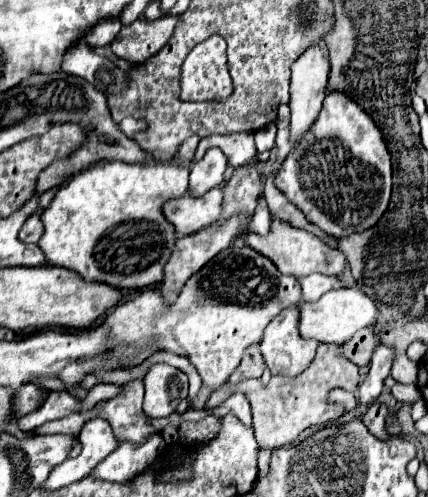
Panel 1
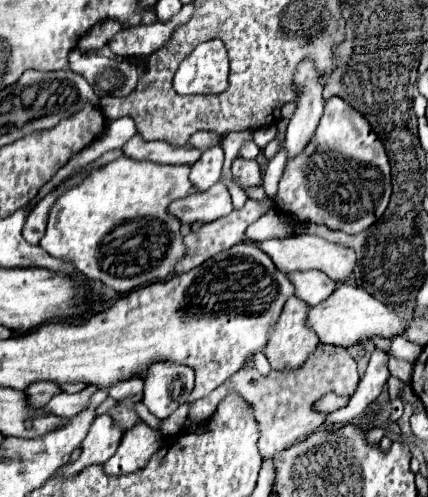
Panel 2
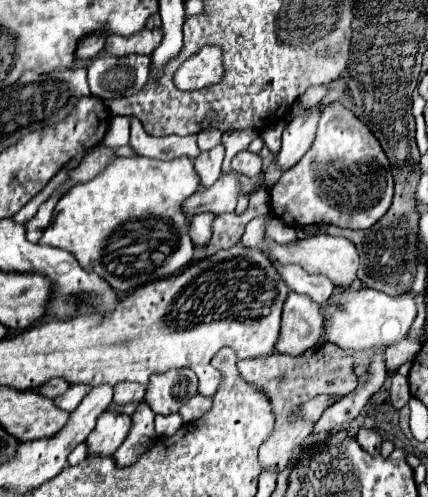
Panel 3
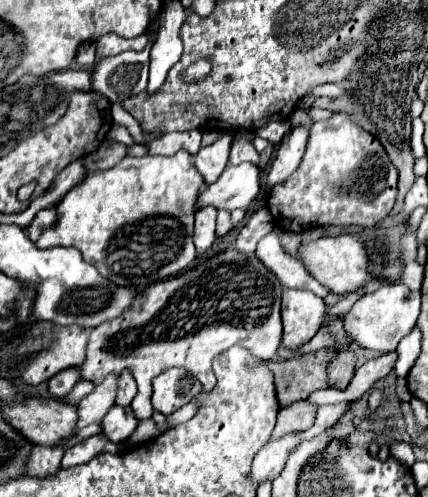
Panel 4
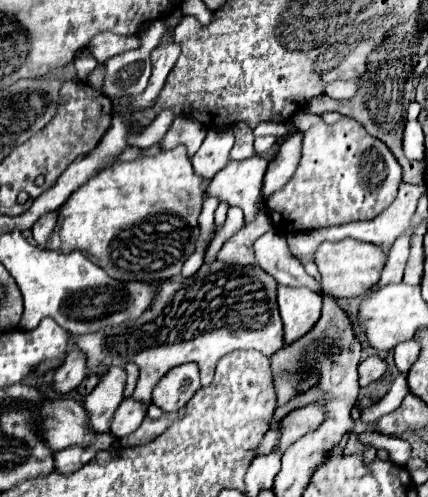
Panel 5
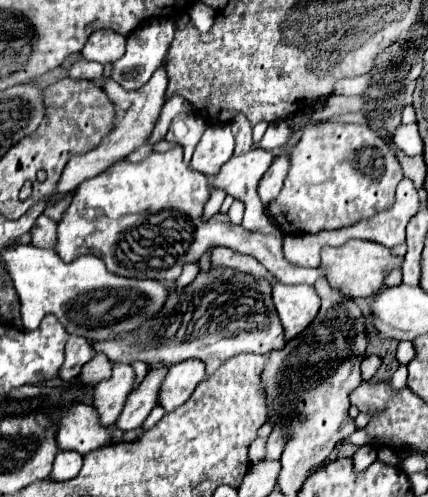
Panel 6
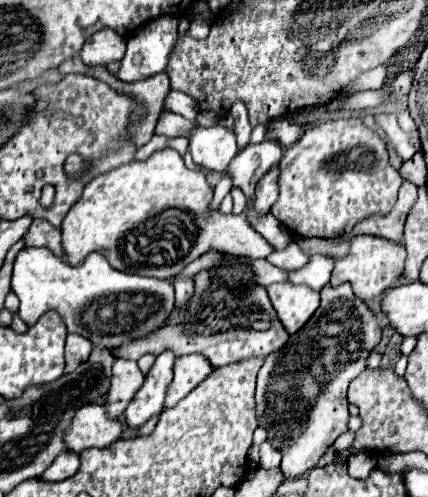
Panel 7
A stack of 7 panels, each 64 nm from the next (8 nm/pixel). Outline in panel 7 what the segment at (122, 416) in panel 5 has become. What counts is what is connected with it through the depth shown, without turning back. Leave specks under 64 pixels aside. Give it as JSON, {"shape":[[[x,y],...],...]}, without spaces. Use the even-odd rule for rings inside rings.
{"shape":[[[164,352],[156,358],[154,366],[144,378],[144,384],[140,392],[132,398],[132,404],[124,410],[124,422],[130,428],[140,428],[150,416],[160,414],[164,410],[164,396],[166,388],[172,382],[172,366],[174,366],[174,354]]]}

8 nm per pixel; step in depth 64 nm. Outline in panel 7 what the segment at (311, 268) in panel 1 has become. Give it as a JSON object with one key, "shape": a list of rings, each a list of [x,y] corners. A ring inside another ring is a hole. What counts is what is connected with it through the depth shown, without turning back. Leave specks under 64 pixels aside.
{"shape":[[[356,236],[356,238],[350,240],[350,250],[344,258],[336,258],[332,254],[326,254],[326,256],[334,258],[334,270],[332,270],[330,284],[340,286],[344,282],[350,282],[356,296],[362,298],[362,300],[368,300],[368,298],[382,296],[384,290],[394,286],[394,282],[402,276],[406,250],[402,248],[402,244],[394,244],[394,242],[384,240],[384,238]]]}

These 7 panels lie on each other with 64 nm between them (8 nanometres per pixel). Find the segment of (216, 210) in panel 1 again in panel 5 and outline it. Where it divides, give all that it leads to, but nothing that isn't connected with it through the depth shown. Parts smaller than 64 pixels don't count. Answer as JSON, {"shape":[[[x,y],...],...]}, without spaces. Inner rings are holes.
{"shape":[[[260,156],[242,162],[230,162],[212,178],[206,188],[206,196],[216,196],[228,206],[240,206],[246,222],[252,222],[258,214],[258,198],[266,166],[268,162]]]}

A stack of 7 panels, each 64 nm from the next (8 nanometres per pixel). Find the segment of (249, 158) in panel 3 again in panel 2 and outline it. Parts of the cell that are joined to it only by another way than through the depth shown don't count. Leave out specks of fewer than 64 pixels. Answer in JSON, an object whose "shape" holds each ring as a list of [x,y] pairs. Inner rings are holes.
{"shape":[[[236,158],[236,160],[232,162],[232,176],[234,176],[236,184],[238,184],[242,190],[262,184],[260,166],[258,166],[256,160],[242,160],[242,158]]]}

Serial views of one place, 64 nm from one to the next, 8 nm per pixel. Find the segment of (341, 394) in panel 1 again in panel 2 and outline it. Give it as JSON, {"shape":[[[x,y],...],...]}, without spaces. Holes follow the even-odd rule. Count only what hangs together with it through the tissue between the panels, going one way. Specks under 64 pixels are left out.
{"shape":[[[330,392],[330,394],[326,394],[322,400],[318,400],[318,402],[316,402],[316,408],[318,408],[320,412],[330,414],[330,412],[334,412],[334,410],[342,408],[344,404],[348,404],[348,398],[346,398],[346,396],[340,396],[340,394]]]}

